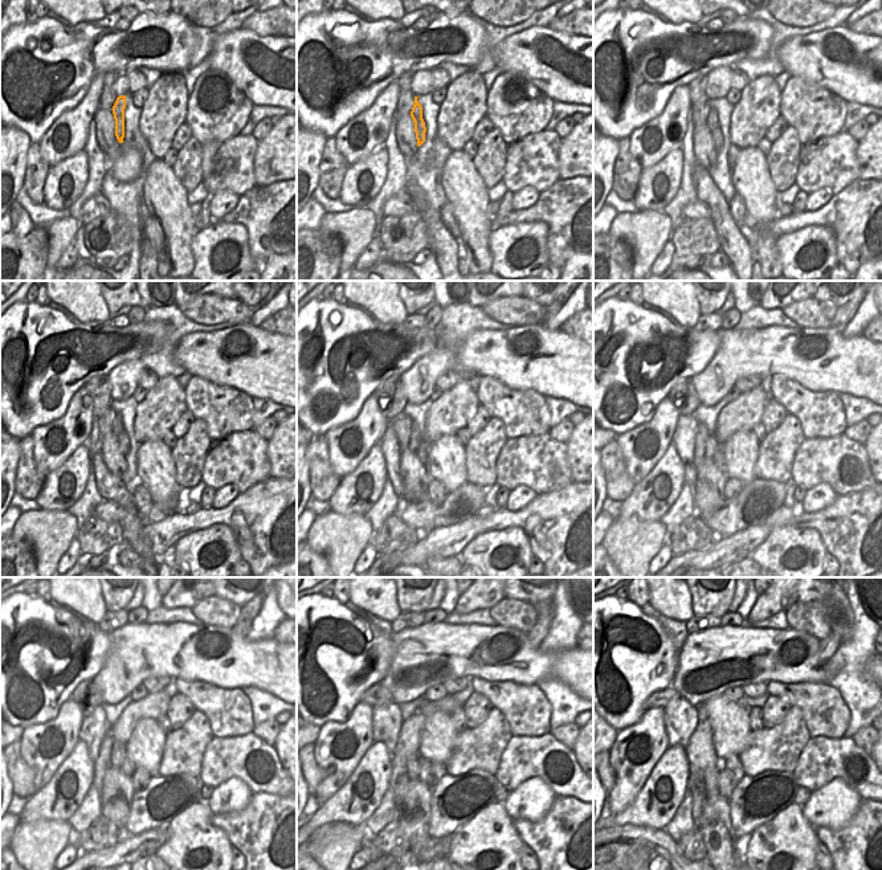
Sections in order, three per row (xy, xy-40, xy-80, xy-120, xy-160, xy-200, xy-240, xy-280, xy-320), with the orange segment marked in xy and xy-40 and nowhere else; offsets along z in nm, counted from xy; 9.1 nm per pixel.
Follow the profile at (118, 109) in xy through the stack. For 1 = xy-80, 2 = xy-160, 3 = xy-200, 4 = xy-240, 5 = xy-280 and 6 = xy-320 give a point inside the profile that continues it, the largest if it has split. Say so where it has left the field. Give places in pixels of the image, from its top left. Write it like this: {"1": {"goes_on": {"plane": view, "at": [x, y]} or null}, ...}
{"1": {"goes_on": {"plane": "xy-80", "at": [713, 125]}}, "2": {"goes_on": {"plane": "xy-160", "at": [417, 445]}}, "3": {"goes_on": {"plane": "xy-200", "at": [714, 452]}}, "4": {"goes_on": {"plane": "xy-240", "at": [118, 758]}}, "5": {"goes_on": {"plane": "xy-280", "at": [417, 767]}}, "6": {"goes_on": {"plane": "xy-320", "at": [718, 781]}}}

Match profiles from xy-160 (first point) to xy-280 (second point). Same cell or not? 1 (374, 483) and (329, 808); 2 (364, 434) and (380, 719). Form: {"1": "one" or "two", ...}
{"1": "one", "2": "two"}

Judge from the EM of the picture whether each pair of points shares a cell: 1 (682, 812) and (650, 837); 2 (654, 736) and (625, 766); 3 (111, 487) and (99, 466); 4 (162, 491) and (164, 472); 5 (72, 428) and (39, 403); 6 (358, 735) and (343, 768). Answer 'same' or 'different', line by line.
1: different
2: same
3: same
4: same
5: different
6: same

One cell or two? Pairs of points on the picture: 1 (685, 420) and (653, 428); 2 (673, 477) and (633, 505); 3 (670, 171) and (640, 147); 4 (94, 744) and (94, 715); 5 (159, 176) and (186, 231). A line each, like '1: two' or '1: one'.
1: two
2: one
3: two
4: one
5: one

